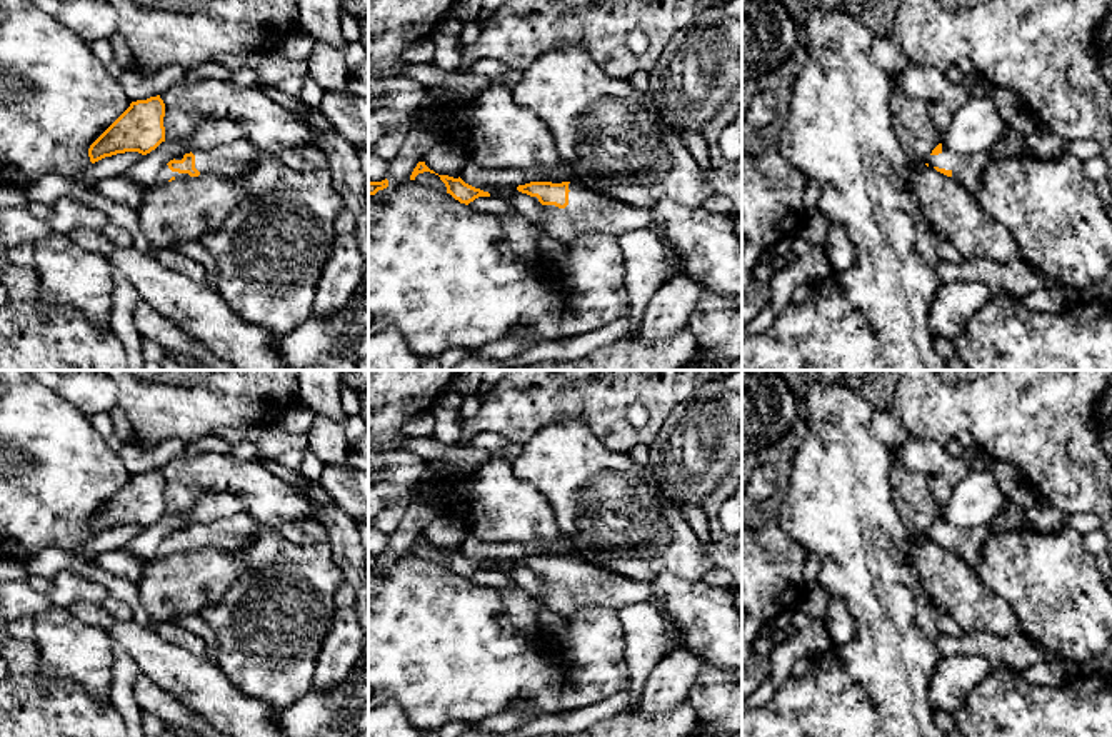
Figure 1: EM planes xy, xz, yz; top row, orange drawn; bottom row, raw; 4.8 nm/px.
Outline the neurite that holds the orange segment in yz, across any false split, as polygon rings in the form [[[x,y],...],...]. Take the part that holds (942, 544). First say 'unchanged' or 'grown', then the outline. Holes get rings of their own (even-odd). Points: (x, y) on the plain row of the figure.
grown | [[[939,517],[929,529],[925,539],[935,542],[947,550],[954,550],[959,557],[964,559],[967,565],[977,570],[982,559],[982,545],[989,532],[990,530],[987,525],[957,529]]]

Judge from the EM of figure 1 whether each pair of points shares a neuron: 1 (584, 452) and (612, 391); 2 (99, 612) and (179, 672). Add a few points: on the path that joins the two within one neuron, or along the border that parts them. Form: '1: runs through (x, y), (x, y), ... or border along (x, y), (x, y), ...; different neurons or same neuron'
1: border along (554, 422), (579, 417), (607, 447), (626, 454); different neurons
2: runs through (119, 631), (139, 641), (159, 661); same neuron

